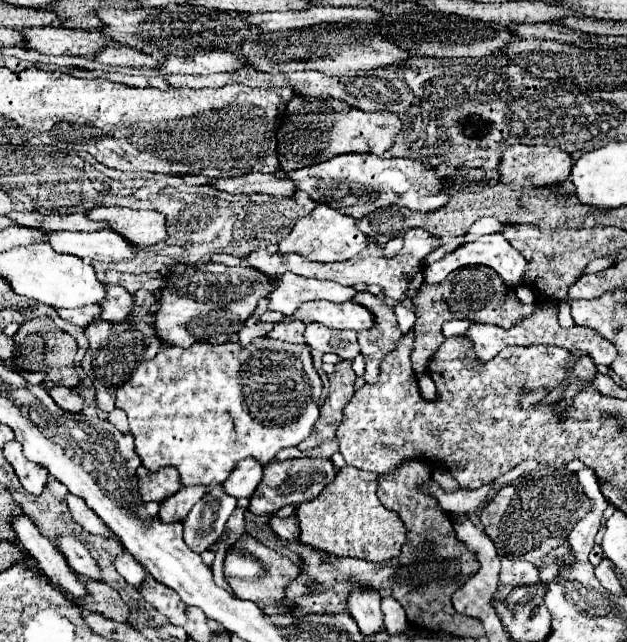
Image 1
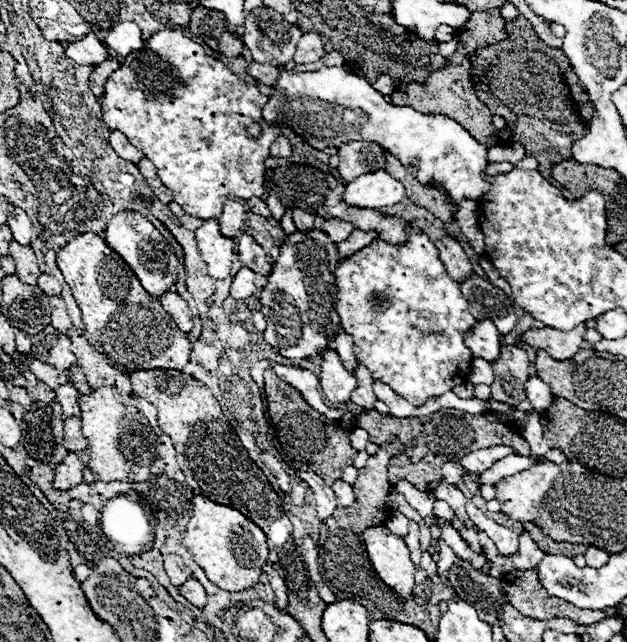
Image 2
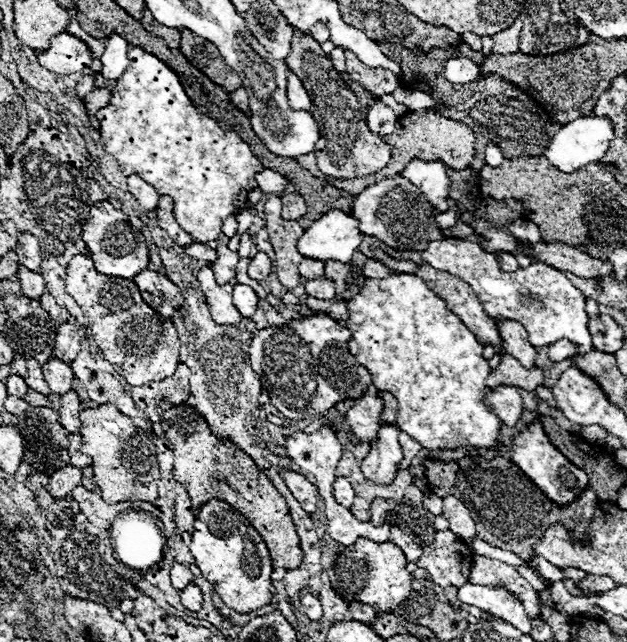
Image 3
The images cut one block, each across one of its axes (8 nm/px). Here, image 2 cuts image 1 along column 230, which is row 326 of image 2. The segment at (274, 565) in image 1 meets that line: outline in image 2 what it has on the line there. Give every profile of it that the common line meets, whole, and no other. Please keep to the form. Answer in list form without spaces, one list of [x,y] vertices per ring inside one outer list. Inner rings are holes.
[[[580,324],[572,332],[562,332],[562,330],[544,326],[544,328],[532,328],[524,332],[522,340],[534,348],[546,350],[554,360],[568,360],[580,350],[586,330],[588,330],[586,324]]]

